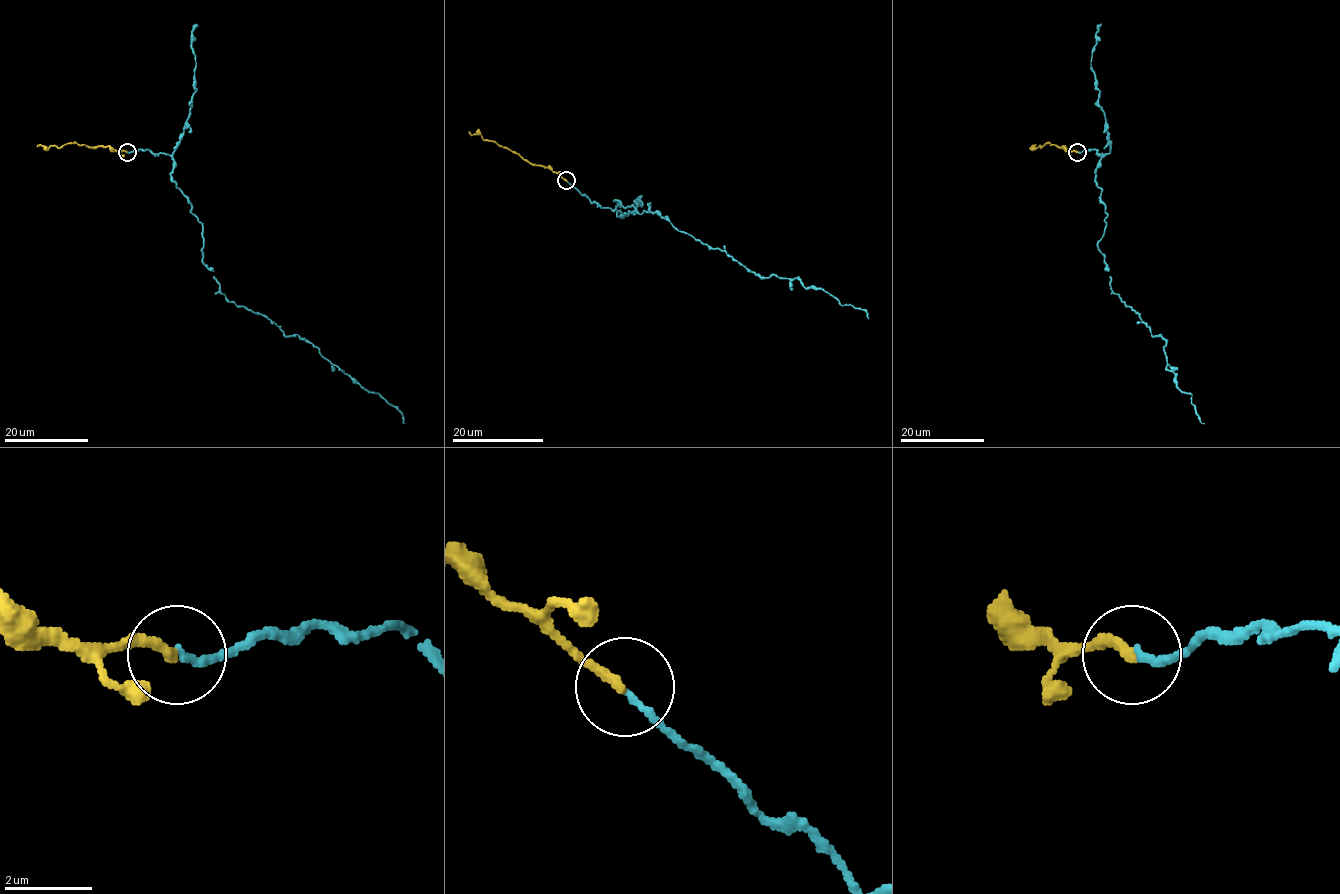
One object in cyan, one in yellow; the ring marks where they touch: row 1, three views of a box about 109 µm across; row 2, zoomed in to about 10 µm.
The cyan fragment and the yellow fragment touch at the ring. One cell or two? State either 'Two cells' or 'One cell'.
One cell

